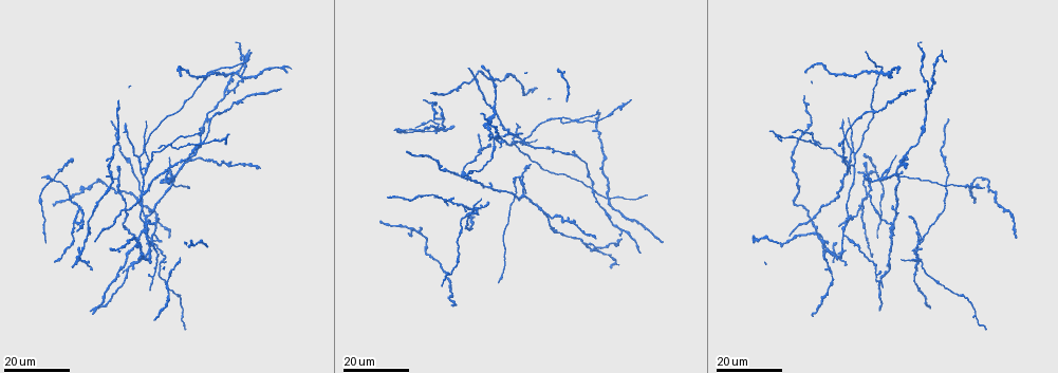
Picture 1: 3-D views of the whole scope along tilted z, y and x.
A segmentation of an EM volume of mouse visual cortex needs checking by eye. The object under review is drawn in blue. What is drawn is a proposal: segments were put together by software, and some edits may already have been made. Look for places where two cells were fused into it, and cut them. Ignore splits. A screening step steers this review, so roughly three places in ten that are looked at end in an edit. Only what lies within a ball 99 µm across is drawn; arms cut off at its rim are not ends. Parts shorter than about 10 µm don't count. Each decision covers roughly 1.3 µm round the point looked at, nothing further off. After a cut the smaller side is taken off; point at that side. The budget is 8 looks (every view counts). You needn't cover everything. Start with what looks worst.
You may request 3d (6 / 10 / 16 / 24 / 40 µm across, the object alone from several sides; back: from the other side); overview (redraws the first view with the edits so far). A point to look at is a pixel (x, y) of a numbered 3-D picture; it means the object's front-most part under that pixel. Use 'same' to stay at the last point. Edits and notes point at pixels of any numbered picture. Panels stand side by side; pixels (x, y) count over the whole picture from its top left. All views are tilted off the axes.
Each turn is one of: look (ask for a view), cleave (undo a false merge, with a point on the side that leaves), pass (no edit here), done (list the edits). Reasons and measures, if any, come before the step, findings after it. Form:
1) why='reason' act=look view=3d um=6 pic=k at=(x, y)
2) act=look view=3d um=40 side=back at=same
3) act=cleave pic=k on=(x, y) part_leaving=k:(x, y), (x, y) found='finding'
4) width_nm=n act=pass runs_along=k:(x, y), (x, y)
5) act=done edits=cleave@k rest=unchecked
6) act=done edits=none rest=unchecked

why='looks like a crossing' act=look view=3d um=24 pic=1 at=(876, 179)

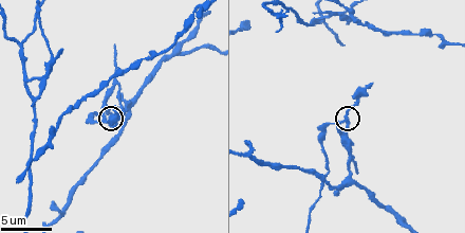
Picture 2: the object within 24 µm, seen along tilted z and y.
act=look view=3d um=10 pic=2 at=(343, 123)

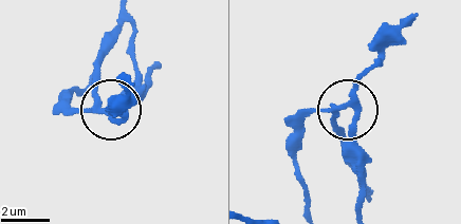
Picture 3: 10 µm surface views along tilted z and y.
act=pass runs_along=3:(358, 205), (364, 163), (354, 109), (303, 108), (289, 114) found='one cell here'

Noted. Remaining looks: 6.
why='thin arm on a thick one' act=look view=3d um=24 pic=1 at=(78, 209)

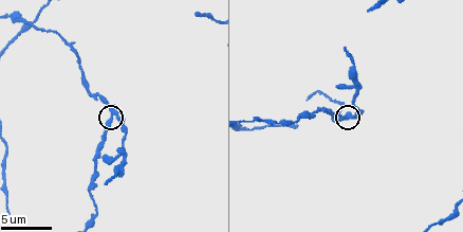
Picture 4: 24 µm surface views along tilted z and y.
why='zoom in' act=look view=3d um=10 pic=4 at=(111, 113)

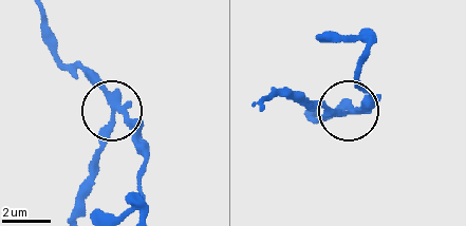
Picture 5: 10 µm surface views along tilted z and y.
act=cleave pic=5 on=(137, 123) part_leaving=5:(113, 100), (62, 59), (42, 11) found='a second cell is stuck on'

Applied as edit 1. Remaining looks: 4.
why='arms part here' act=look view=3d um=16 pic=1 at=(506, 134)

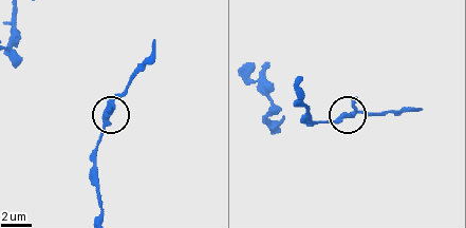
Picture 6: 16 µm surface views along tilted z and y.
why='closer look' act=look view=3d um=10 pic=6 at=(350, 113)

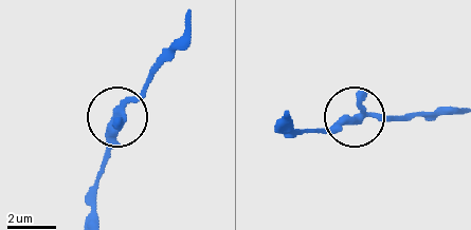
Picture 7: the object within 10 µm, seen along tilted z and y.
arms=3 act=pass found='all the same cell'

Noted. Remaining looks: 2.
why='a fork' act=look view=3d um=24 pic=1 at=(836, 255)

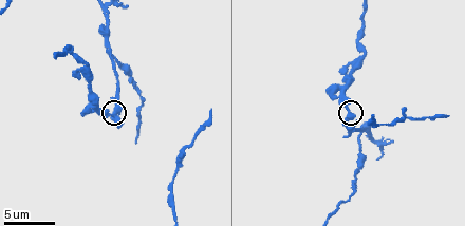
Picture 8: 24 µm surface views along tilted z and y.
act=look view=3d um=6 pic=8 at=(117, 117)

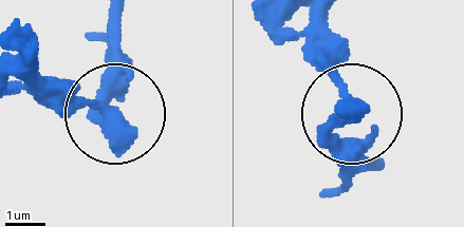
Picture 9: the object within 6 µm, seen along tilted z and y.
act=cleave pic=9 on=(355, 170) part_leaving=9:(321, 138), (368, 156) found='two cells meet here'

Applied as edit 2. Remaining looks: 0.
act=done edits=cleave@5,cleave@9 rest=unchecked

